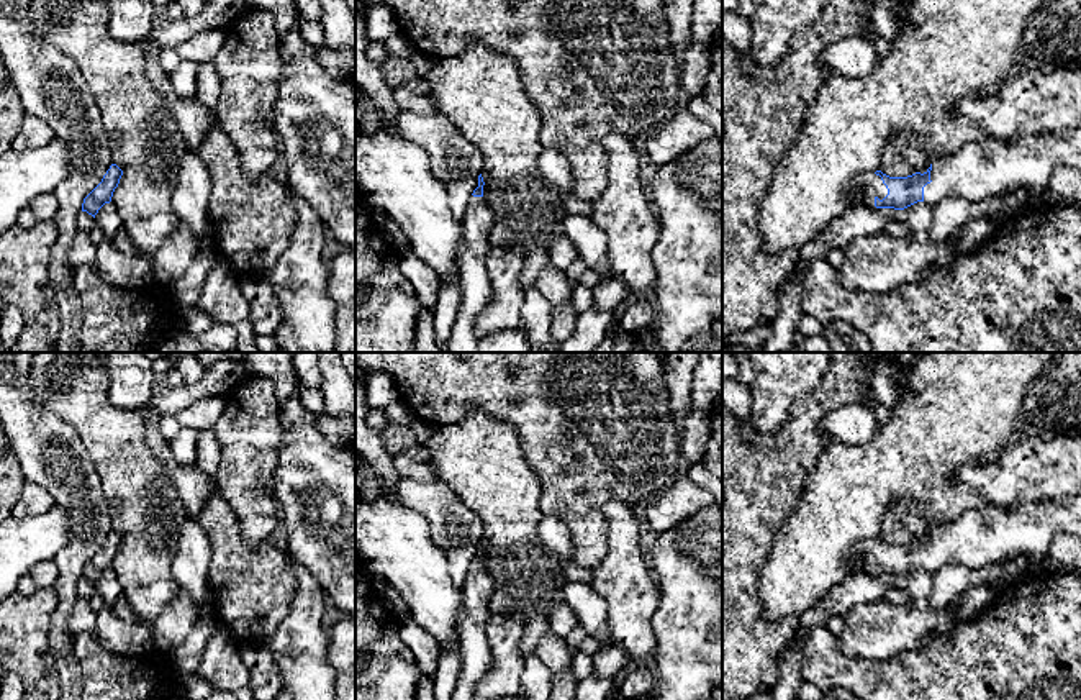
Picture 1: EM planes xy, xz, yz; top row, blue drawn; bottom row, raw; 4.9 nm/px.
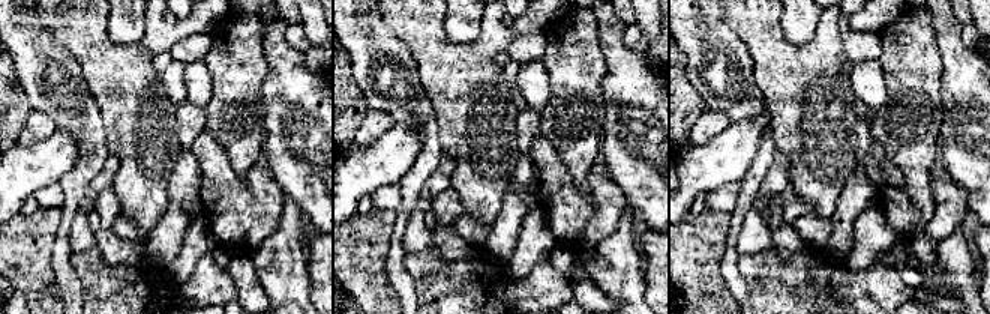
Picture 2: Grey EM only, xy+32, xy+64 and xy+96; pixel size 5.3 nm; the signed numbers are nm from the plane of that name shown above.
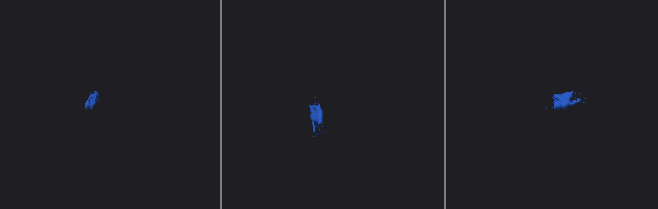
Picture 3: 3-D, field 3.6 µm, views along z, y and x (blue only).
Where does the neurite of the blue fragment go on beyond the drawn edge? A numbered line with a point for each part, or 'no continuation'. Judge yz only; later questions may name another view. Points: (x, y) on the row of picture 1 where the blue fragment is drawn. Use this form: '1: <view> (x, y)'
1: yz (973, 172)
2: yz (870, 184)

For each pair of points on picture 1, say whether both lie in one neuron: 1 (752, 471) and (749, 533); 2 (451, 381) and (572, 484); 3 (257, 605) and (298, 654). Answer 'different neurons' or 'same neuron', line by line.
1: same neuron
2: same neuron
3: different neurons

